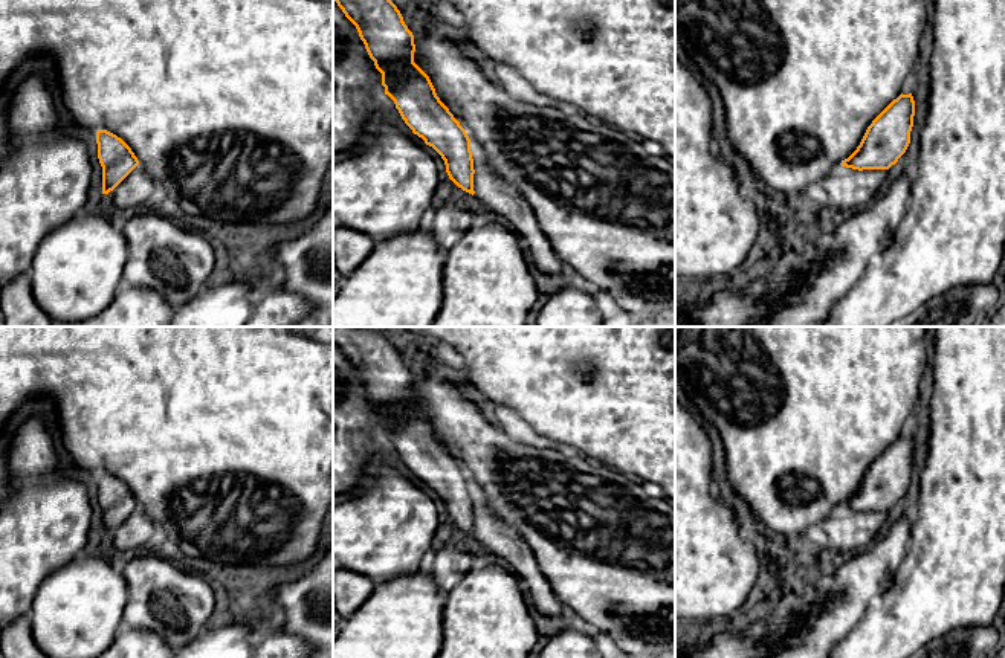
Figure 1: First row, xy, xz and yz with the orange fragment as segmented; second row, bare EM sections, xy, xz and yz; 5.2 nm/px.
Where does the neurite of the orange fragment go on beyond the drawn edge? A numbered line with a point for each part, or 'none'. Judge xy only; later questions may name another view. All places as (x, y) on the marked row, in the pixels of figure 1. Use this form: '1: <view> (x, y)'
1: xy (138, 190)

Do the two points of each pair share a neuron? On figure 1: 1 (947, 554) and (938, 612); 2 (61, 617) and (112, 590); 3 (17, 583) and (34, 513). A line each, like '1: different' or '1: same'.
1: same
2: same
3: same

